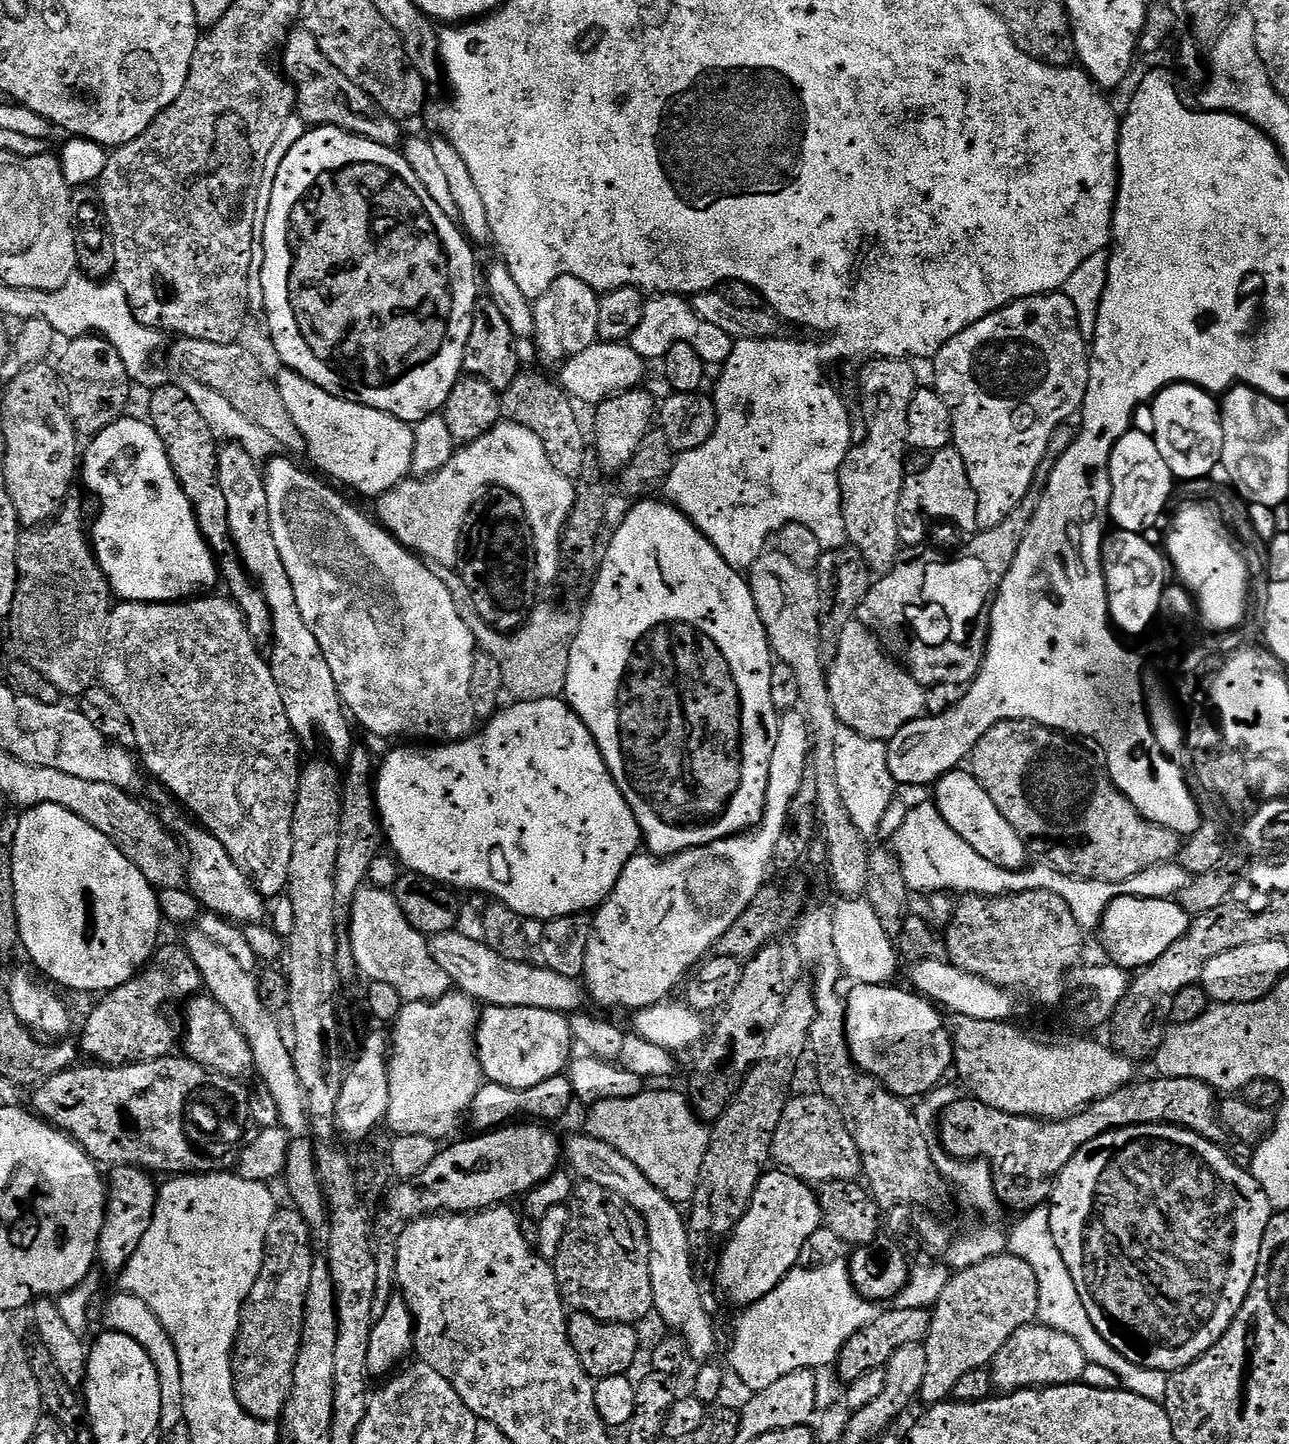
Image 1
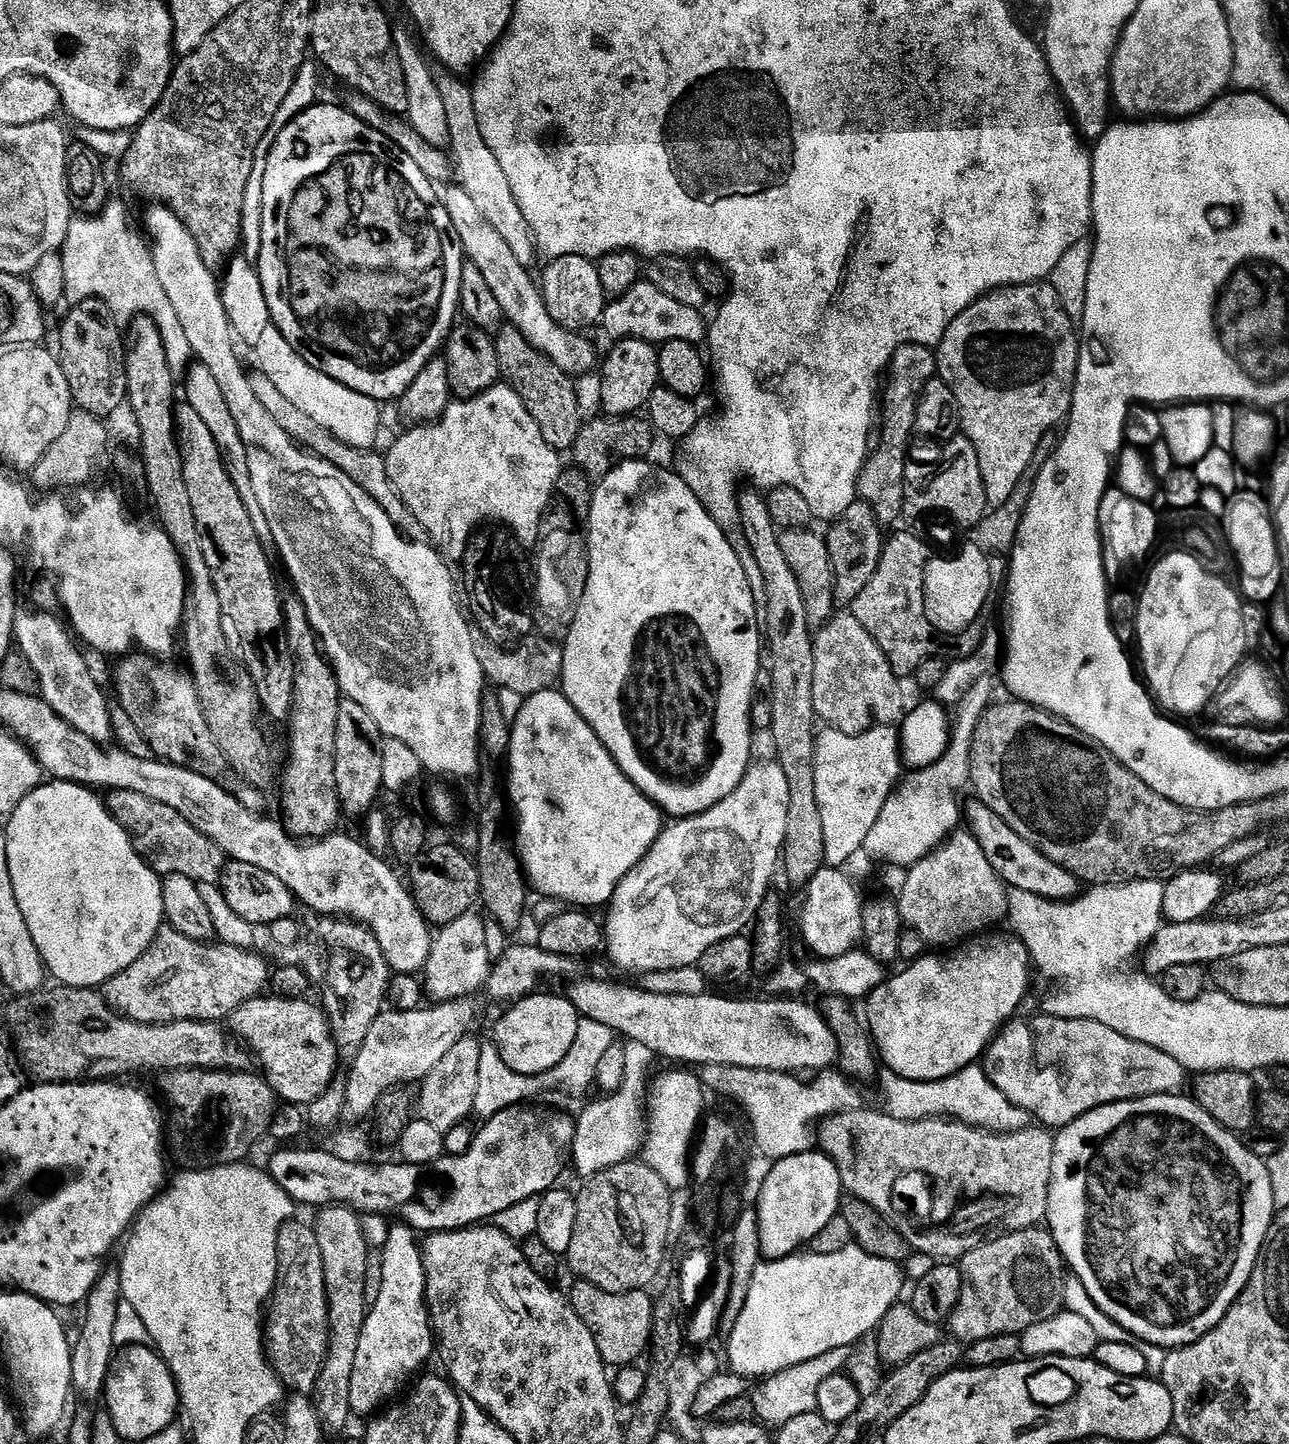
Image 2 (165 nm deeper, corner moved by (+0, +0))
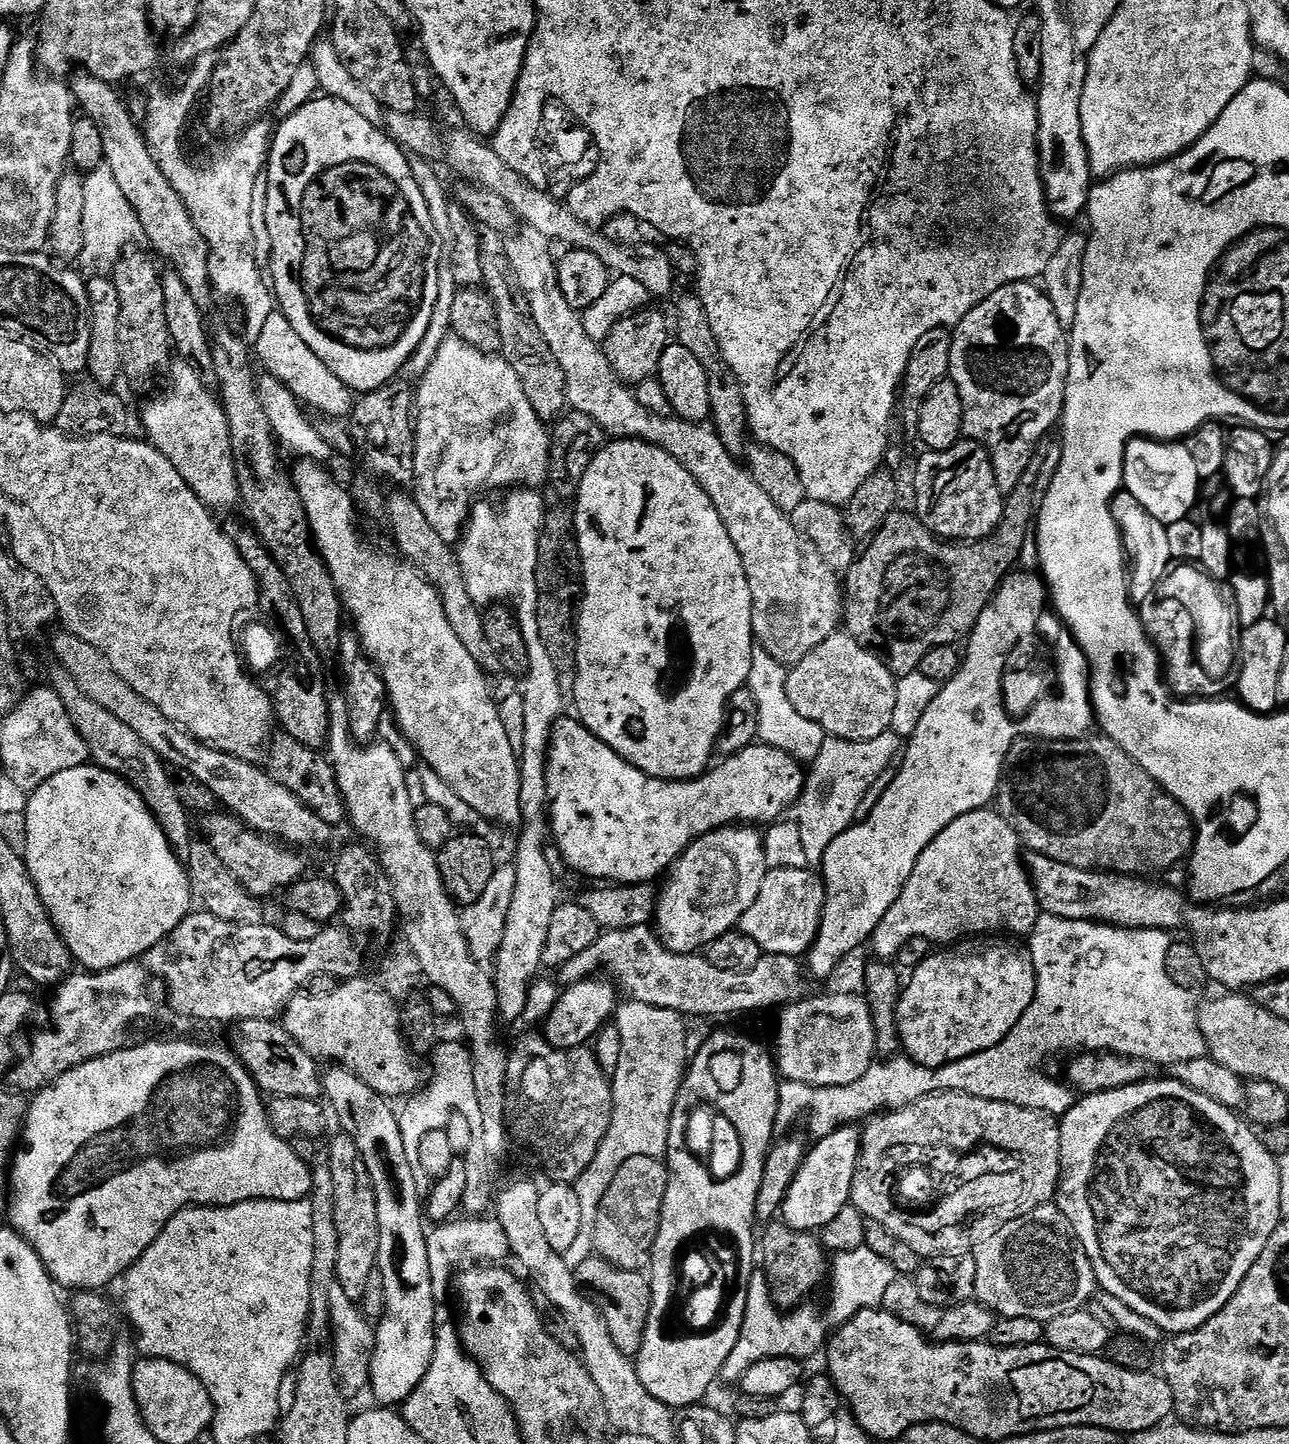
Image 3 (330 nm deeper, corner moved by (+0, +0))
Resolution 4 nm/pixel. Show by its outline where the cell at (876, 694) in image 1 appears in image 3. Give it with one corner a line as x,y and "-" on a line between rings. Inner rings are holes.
836,631
826,642
822,642
791,665
788,681
785,684
789,704
803,718
822,726
829,737
838,740
869,740
878,738
891,729
891,711
895,702
896,680
888,671
887,664
875,652
863,648
856,639
843,631

